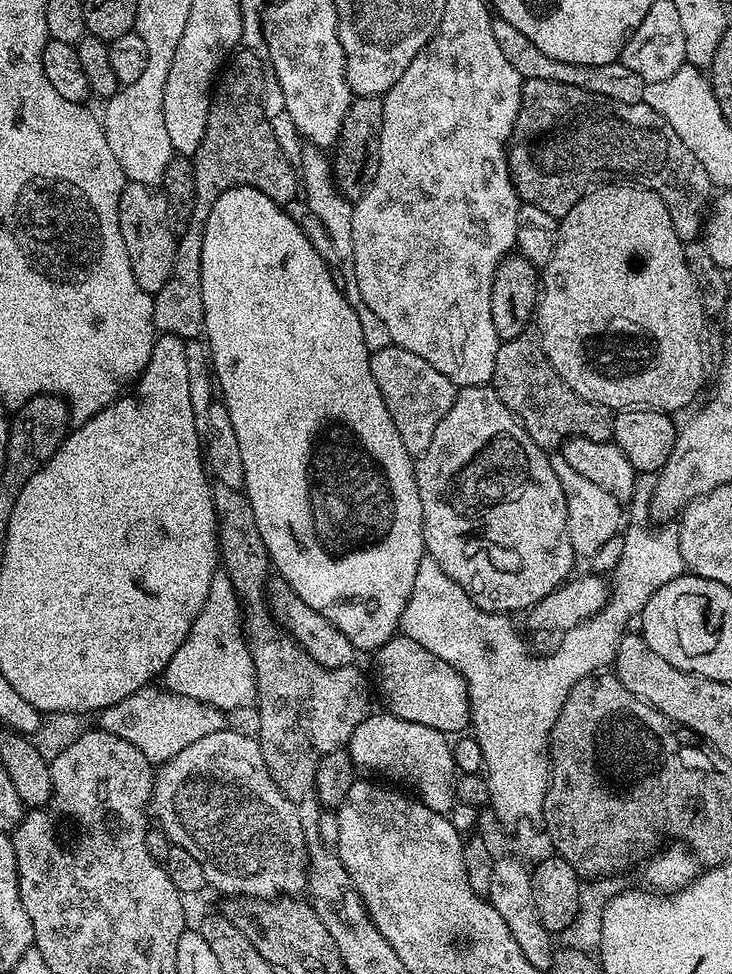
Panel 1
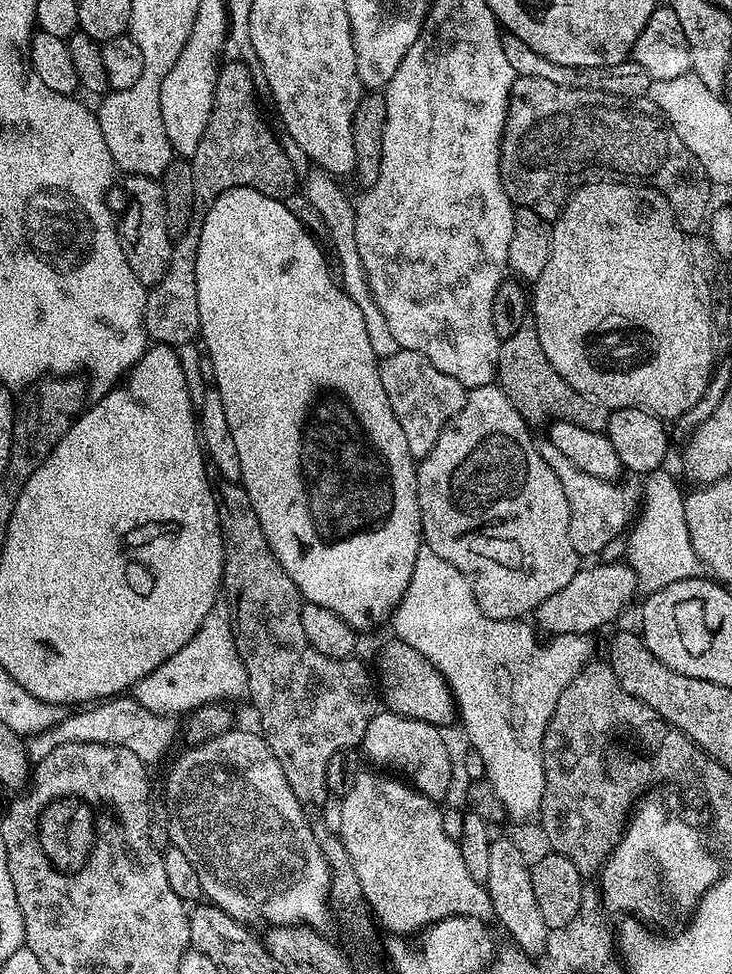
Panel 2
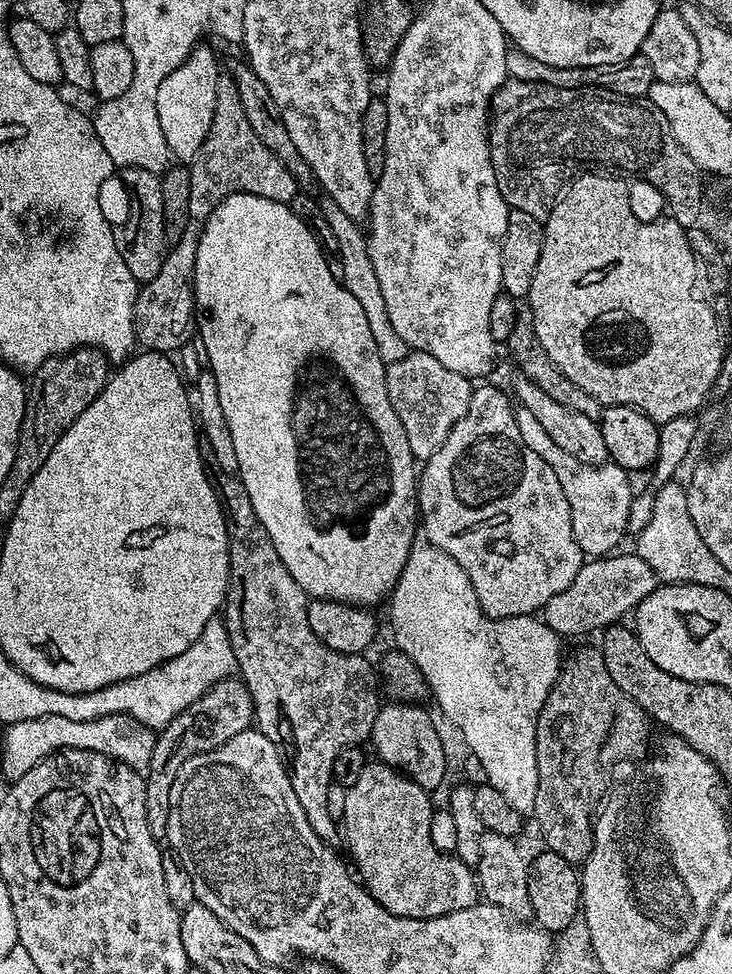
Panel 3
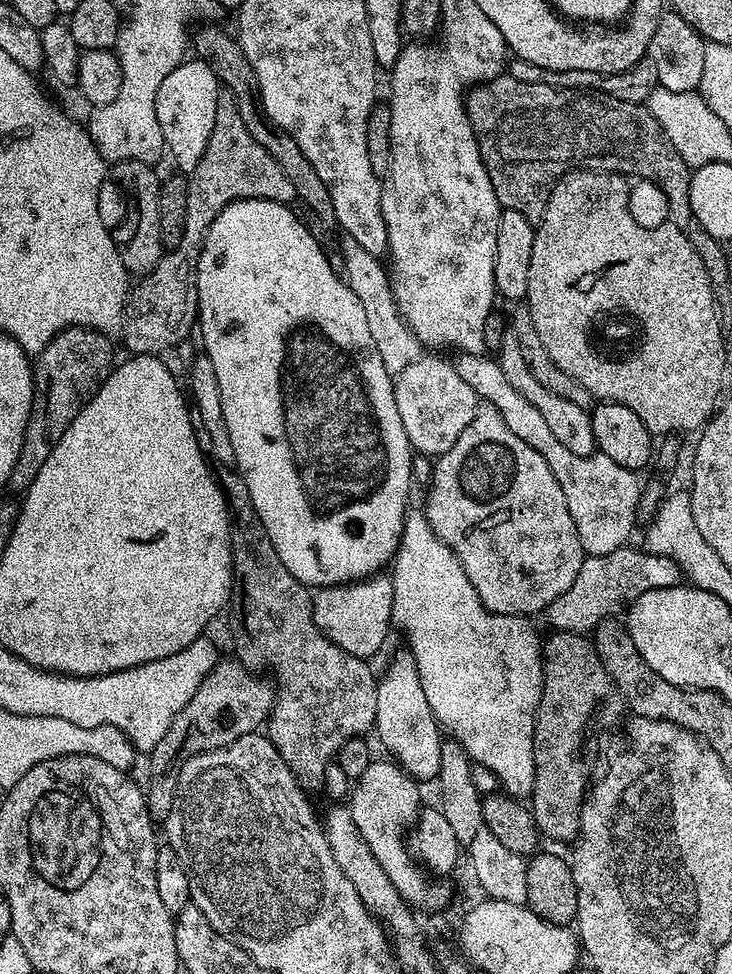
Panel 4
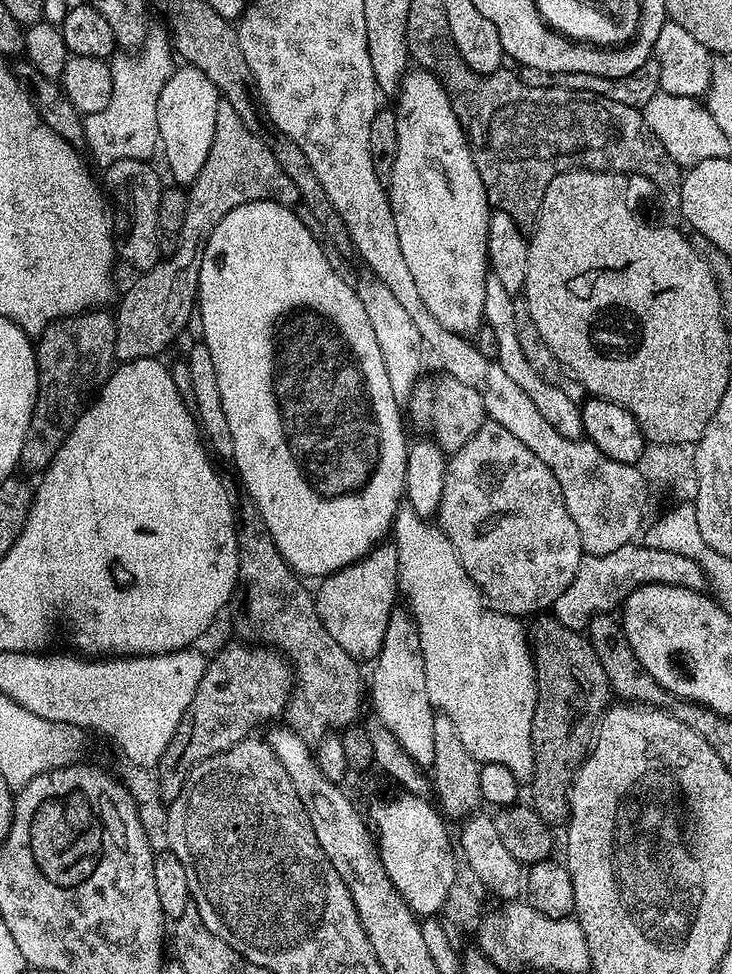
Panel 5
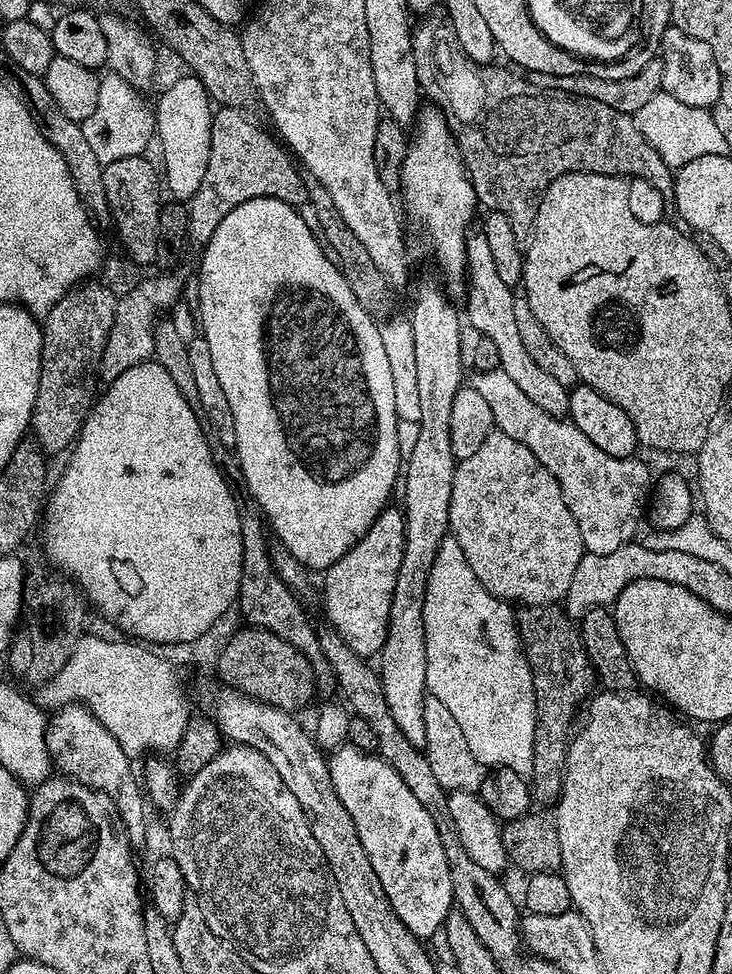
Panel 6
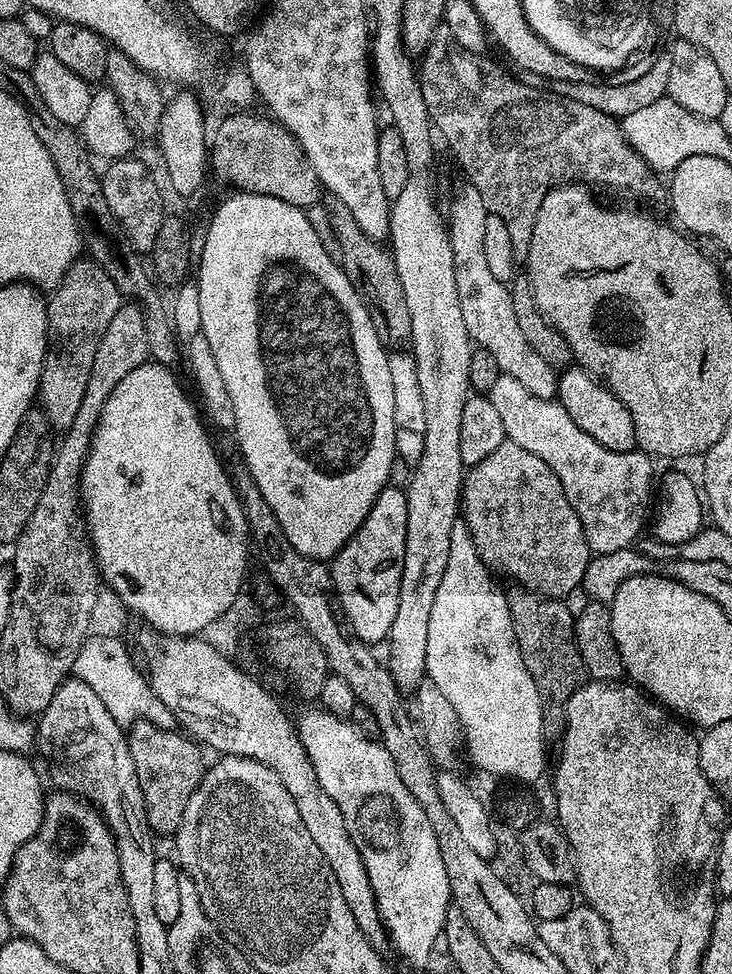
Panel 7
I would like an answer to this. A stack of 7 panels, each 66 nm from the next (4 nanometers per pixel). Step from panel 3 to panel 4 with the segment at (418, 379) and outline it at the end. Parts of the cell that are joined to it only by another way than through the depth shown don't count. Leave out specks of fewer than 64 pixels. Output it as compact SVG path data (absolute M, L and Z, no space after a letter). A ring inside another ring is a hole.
M422 354L394 378L394 402L398 402L398 414L402 417L406 438L410 442L413 453L429 458L446 454L446 450L450 450L450 446L458 442L458 434L462 434L462 430L470 426L478 407L476 389L462 382L462 378L458 378L455 365L449 361L447 364L440 356L443 355Z

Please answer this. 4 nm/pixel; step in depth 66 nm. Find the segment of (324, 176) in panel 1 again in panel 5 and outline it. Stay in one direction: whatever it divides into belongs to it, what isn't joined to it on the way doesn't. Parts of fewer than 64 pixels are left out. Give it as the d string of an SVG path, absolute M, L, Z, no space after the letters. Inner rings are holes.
M371 274L365 277L365 280L355 281L354 287L362 302L362 310L366 310L366 318L370 318L370 327L374 329L378 350L382 350L382 366L386 366L386 375L390 377L390 390L398 403L404 406L412 397L412 389L422 374L420 363L423 362L424 355L426 356L424 339L418 334L418 326L414 326L410 314L406 314L406 309L399 304L398 298L394 298L390 286Z

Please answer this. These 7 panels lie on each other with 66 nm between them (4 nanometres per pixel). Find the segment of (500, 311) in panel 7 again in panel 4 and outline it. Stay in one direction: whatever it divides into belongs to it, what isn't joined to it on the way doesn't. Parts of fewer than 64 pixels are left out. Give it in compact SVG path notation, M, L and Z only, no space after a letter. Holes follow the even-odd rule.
M505 335L504 345L498 350L498 363L506 382L510 382L510 386L514 386L514 390L518 390L518 394L522 394L526 402L530 402L530 406L535 406L538 414L542 414L543 420L546 421L546 427L554 433L554 438L558 438L558 442L562 442L562 446L566 446L566 450L583 456L590 456L596 451L589 409L574 406L574 402L561 398L559 394L553 394L551 390L546 390L546 386L542 386L542 382L534 378L515 336Z

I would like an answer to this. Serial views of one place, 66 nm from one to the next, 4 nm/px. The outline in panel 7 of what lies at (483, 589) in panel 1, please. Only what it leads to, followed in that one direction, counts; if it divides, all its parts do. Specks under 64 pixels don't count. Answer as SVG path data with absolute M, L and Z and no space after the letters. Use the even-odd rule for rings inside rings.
M505 439L494 454L467 469L460 511L489 569L505 572L519 587L549 598L568 598L583 585L590 553L582 522L566 498L558 474L538 454Z

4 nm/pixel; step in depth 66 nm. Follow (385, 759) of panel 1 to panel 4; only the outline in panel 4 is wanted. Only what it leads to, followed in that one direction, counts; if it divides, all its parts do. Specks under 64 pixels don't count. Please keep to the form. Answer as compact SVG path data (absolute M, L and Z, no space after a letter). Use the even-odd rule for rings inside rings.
M411 651L396 652L388 664L384 676L379 677L378 710L374 736L380 739L387 755L404 769L405 774L417 782L435 781L440 773L442 758L440 745L442 743L442 729L437 724L434 714L430 710L430 702L426 702L426 694L422 694L422 682L418 678L416 662Z

